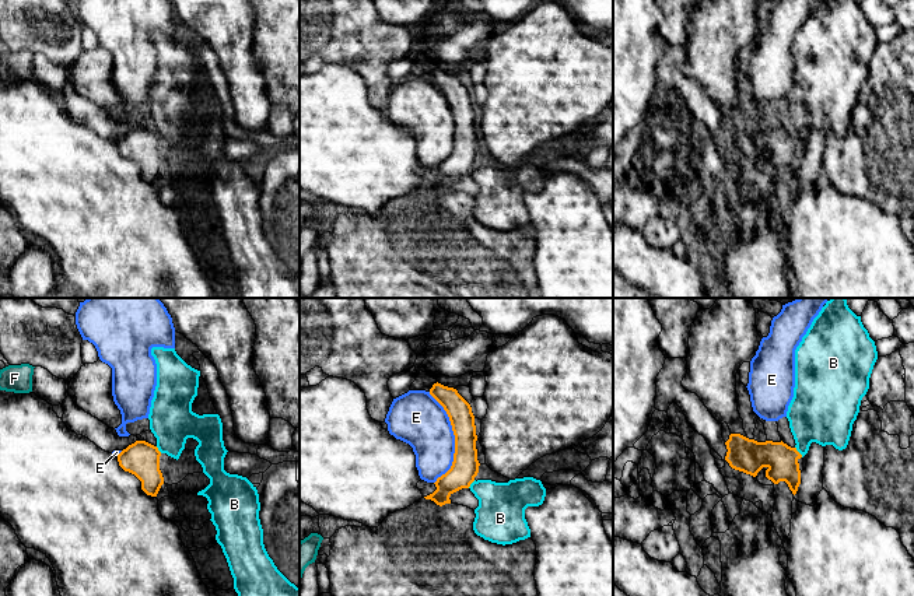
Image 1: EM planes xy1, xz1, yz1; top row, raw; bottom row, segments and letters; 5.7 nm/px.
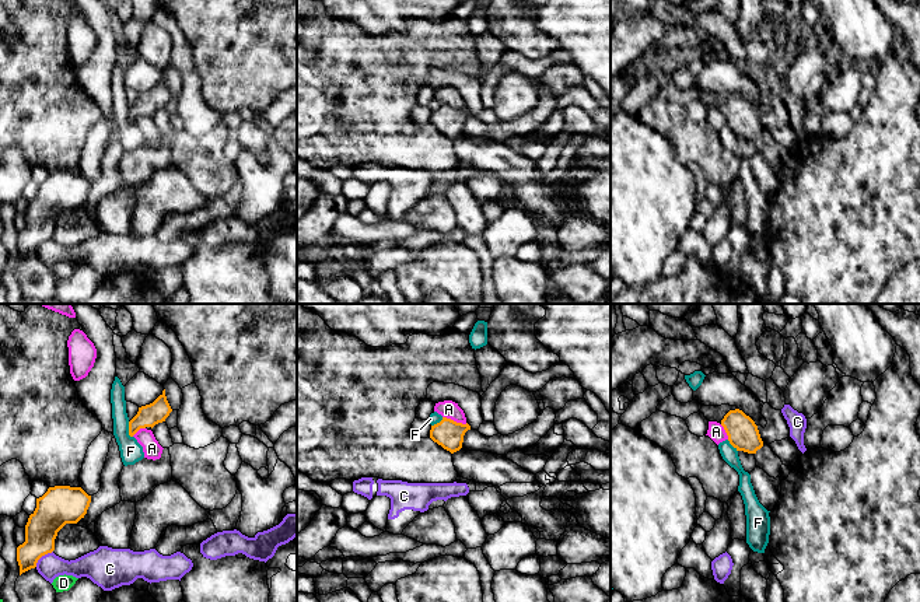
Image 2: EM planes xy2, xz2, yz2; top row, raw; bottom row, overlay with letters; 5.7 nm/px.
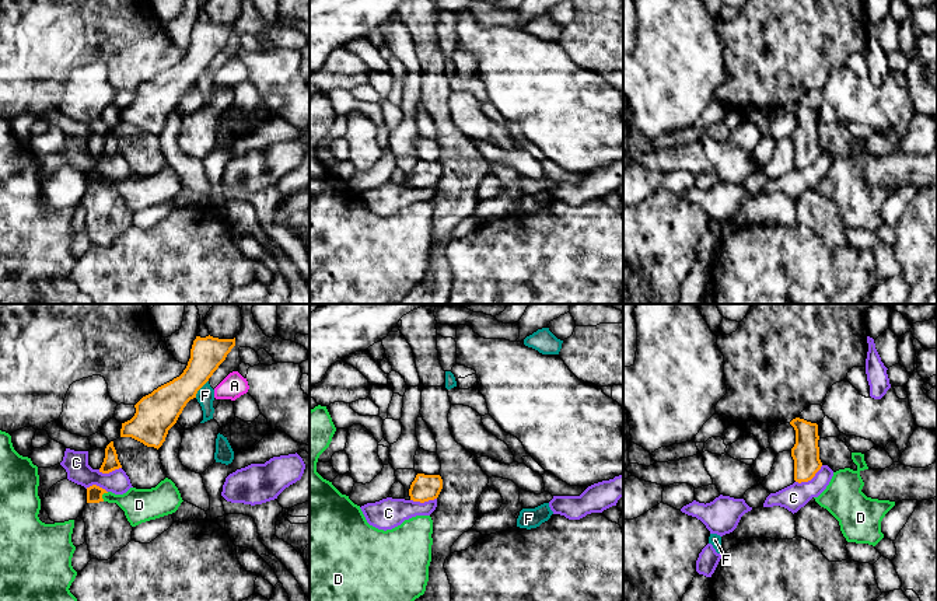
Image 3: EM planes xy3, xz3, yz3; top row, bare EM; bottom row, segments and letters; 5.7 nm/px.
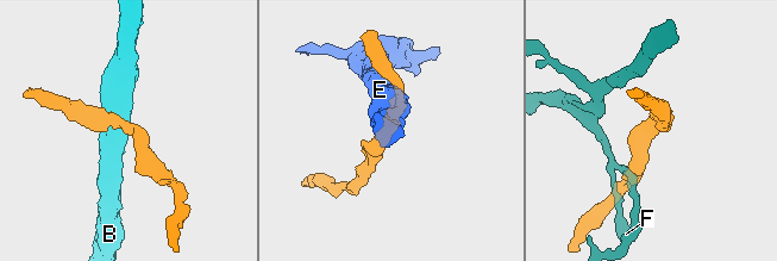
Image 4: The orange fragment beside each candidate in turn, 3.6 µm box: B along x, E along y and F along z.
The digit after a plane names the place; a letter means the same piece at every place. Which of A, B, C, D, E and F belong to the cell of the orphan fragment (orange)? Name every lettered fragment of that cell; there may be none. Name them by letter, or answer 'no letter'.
no letter

